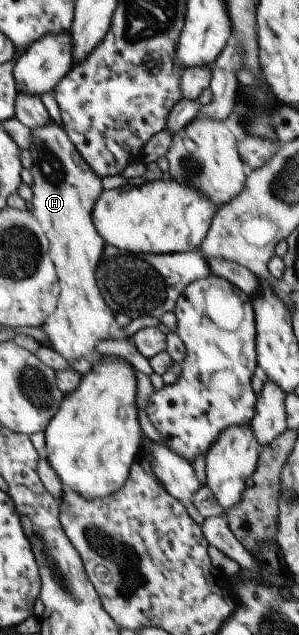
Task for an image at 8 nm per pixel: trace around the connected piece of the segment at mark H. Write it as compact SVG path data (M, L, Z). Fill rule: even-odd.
M50 120L29 131L27 150L31 158L31 213L47 236L49 257L59 282L56 308L40 327L49 340L48 348L58 352L66 361L80 360L86 352L92 351L99 340L129 339L114 320L113 312L108 310L94 284L95 268L105 245L91 221L92 205L103 191L101 178L94 174L66 136L63 127L56 122Z

